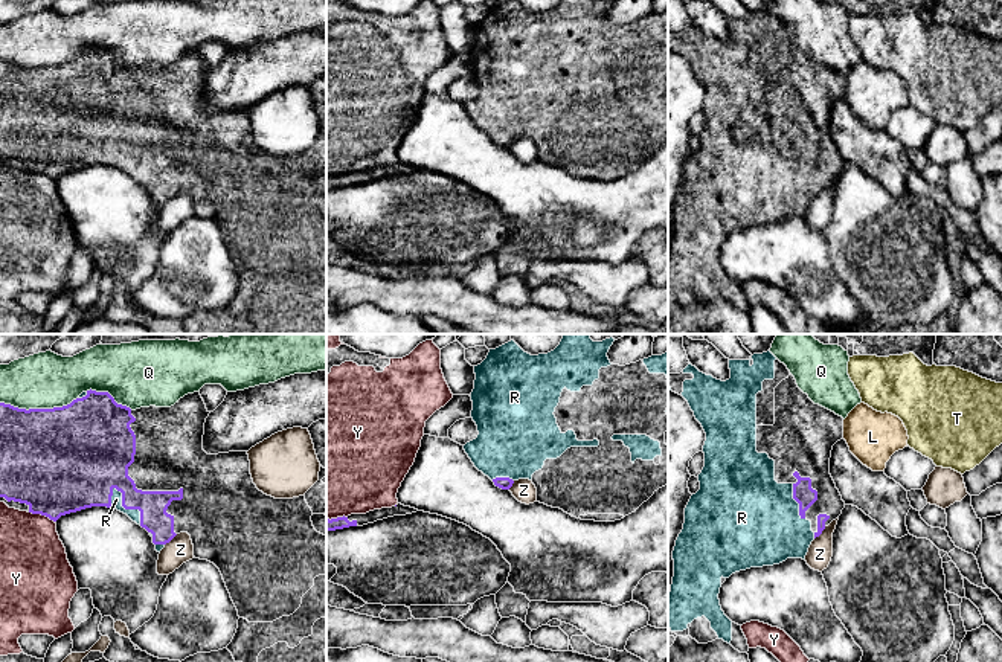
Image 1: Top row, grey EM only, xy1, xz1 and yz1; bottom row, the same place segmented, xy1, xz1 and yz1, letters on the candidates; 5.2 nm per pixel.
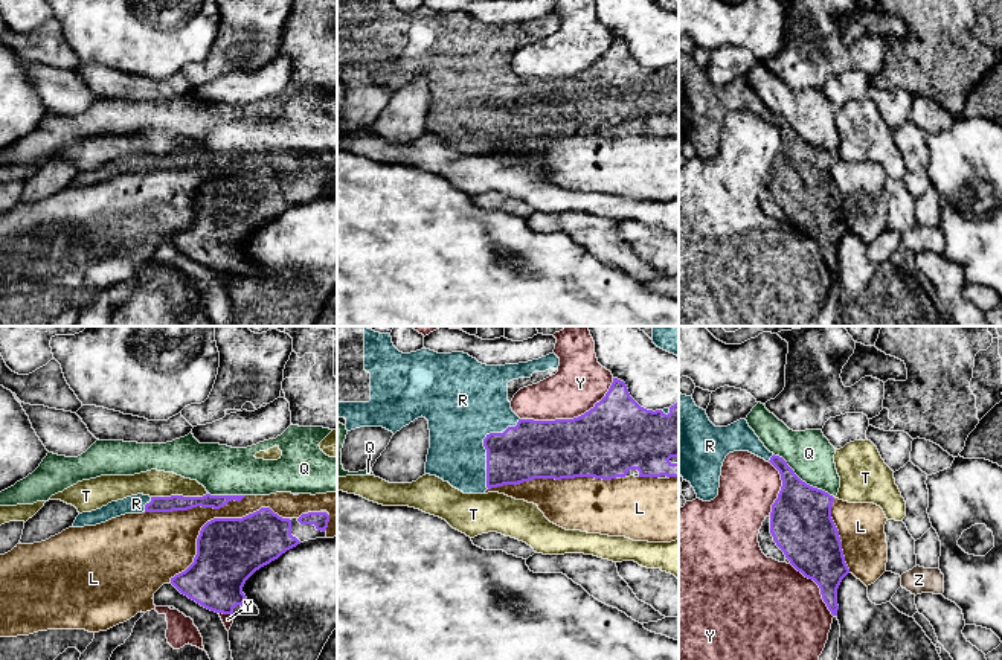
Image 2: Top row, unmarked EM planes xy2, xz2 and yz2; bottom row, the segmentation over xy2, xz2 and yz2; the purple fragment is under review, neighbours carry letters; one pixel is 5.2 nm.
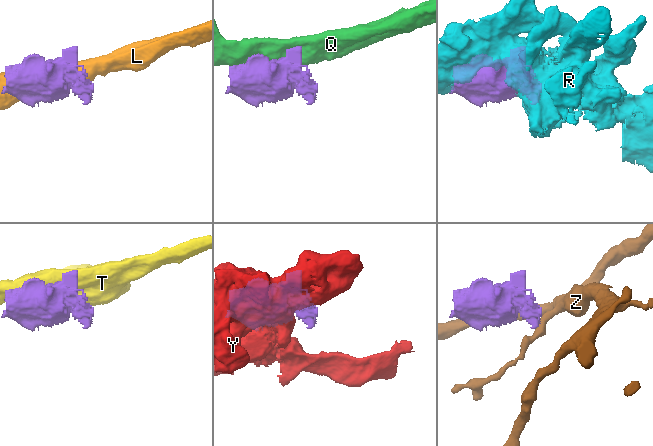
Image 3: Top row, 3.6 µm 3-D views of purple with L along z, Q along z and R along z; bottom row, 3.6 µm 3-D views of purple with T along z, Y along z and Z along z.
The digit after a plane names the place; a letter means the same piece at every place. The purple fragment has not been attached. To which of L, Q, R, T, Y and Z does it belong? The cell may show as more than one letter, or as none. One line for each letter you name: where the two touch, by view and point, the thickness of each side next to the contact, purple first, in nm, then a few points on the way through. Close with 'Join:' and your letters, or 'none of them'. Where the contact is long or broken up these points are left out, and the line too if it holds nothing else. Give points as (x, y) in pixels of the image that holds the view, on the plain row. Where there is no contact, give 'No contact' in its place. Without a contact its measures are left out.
R: Touches purple at xz2 (484, 104). Thickness 300 nm (purple) against 420 nm
Join: R

